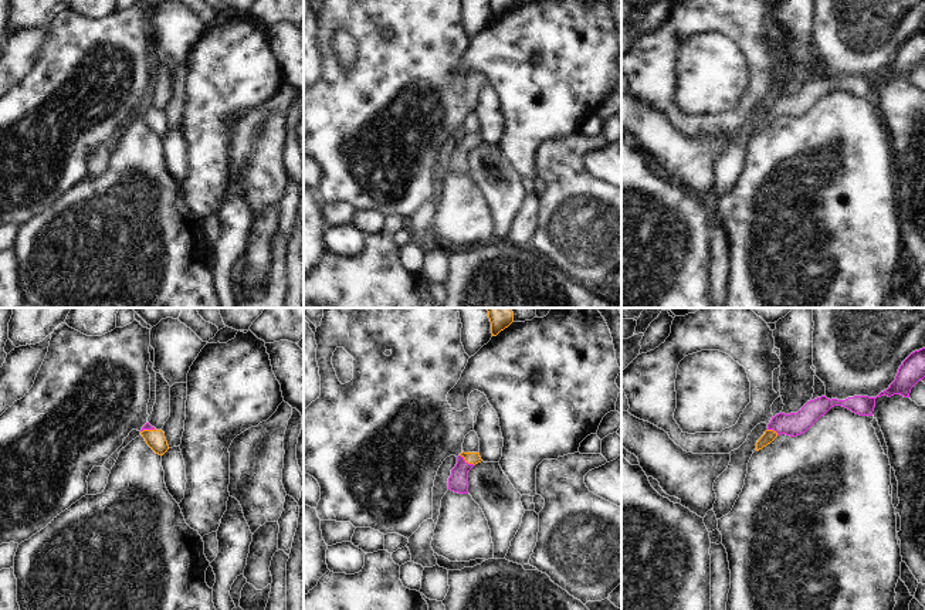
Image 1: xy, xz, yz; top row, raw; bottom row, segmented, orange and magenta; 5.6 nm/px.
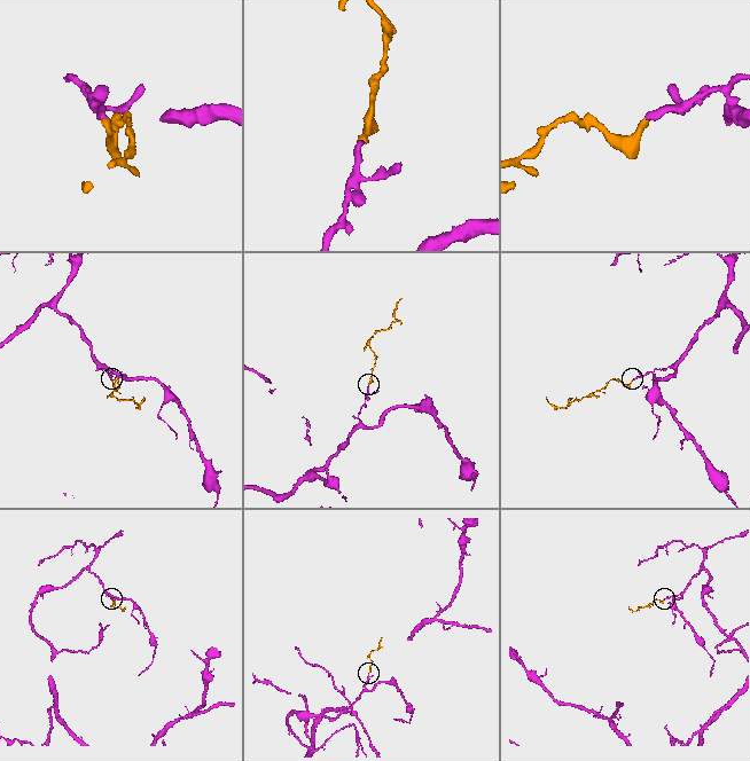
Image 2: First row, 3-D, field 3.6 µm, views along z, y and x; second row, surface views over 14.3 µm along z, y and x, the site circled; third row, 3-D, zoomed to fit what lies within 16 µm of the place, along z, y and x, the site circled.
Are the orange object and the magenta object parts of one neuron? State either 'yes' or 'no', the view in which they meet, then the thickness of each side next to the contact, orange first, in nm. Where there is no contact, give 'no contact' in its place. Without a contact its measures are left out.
yes | xz | 70/110 nm

